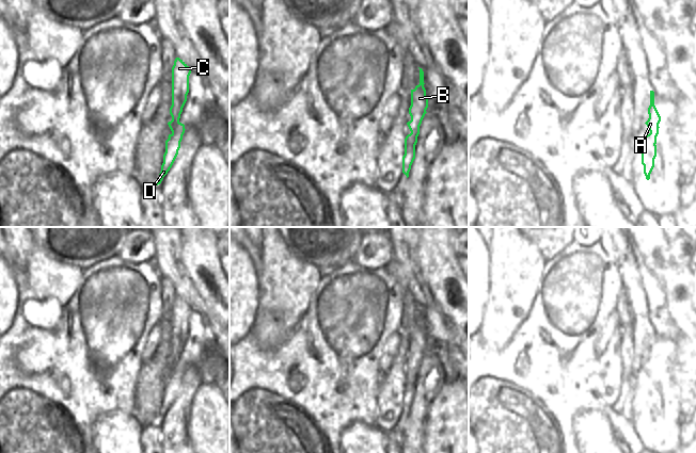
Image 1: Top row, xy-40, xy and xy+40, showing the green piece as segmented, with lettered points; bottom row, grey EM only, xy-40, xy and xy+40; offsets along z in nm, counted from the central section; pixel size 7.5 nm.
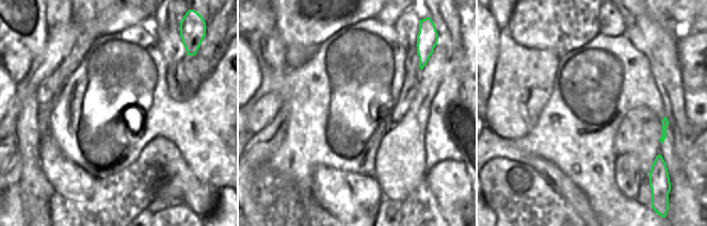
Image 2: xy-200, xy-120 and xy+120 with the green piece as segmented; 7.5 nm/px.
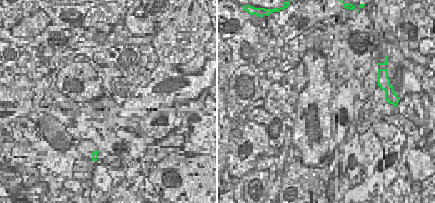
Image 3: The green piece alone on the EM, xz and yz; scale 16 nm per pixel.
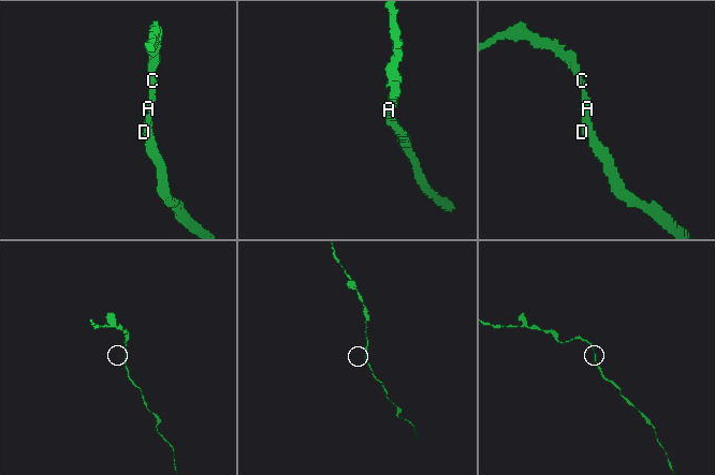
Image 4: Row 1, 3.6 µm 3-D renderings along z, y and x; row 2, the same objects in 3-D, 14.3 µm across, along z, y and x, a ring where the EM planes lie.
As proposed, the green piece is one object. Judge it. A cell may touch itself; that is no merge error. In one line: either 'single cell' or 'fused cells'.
single cell

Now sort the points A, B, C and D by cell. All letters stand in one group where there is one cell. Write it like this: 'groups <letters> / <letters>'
groups A B C D

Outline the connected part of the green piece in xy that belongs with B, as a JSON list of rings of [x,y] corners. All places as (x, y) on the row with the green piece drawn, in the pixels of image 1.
[[[420,68],[420,84],[411,90],[411,106],[409,108],[411,120],[407,123],[411,133],[405,139],[405,155],[402,157],[402,173],[407,178],[415,159],[415,145],[420,134],[420,126],[428,108],[428,98],[424,84],[424,71]]]

